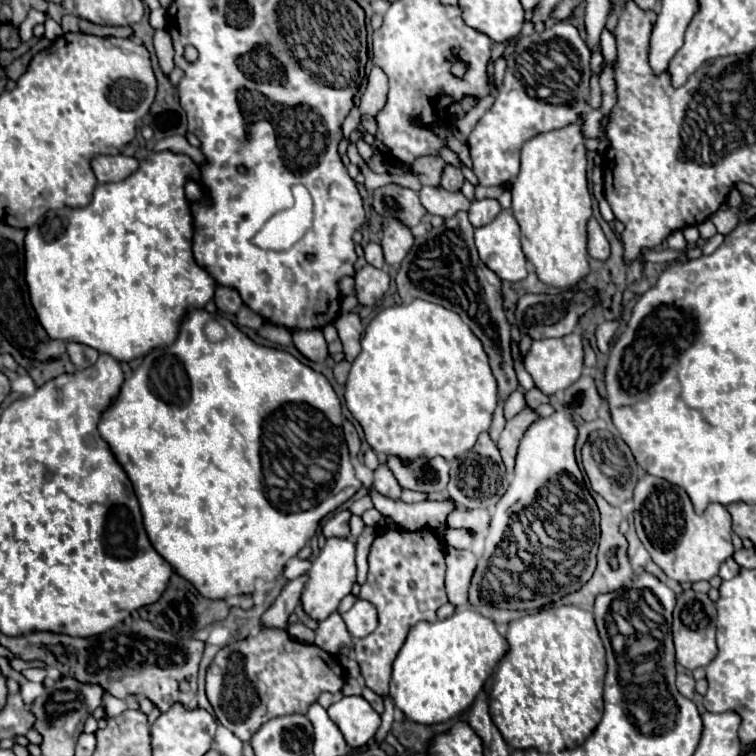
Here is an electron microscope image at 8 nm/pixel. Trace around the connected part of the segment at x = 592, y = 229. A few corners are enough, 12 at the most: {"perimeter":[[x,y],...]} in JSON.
{"perimeter":[[596,218],[588,220],[588,254],[610,256],[610,244]]}

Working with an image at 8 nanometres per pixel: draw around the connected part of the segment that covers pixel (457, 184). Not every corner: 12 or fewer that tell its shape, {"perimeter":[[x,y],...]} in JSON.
{"perimeter":[[446,164],[440,186],[448,192],[462,188],[460,168]]}

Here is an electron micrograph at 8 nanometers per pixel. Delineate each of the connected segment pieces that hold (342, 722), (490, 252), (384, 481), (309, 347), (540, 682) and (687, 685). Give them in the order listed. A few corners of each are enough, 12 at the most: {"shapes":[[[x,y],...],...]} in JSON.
{"shapes":[[[362,696],[326,712],[352,748],[368,744],[380,714]],[[510,210],[474,230],[480,260],[502,280],[526,278]],[[382,464],[374,472],[374,488],[398,500],[402,488]],[[318,328],[296,330],[294,346],[312,362],[324,362],[328,346]],[[592,612],[508,622],[490,716],[518,750],[576,748],[602,718]],[[678,674],[676,688],[682,696],[694,696],[694,678]]]}

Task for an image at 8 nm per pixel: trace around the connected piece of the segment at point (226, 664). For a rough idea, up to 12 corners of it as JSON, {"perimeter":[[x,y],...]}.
{"perimeter":[[284,630],[236,640],[208,666],[206,694],[242,740],[306,714],[346,674]]}

